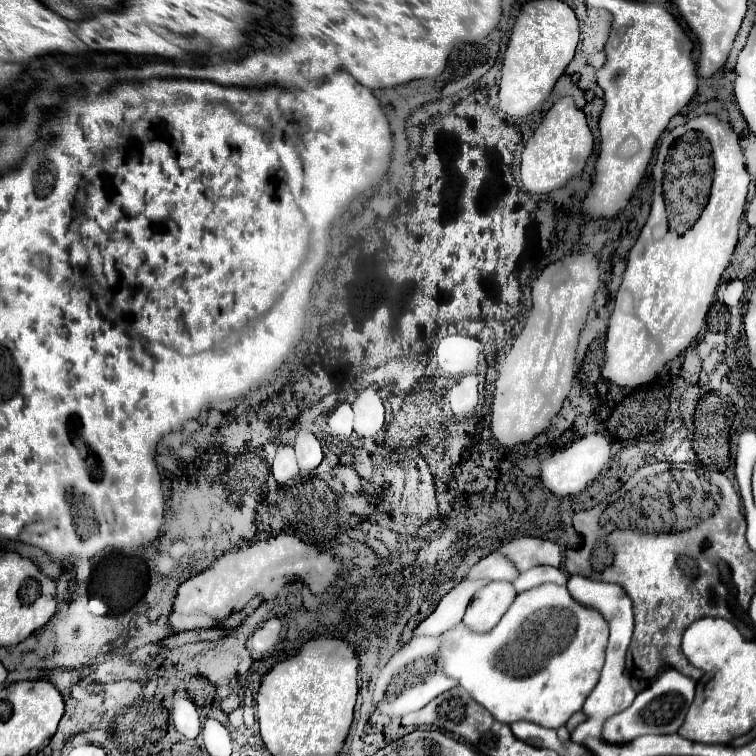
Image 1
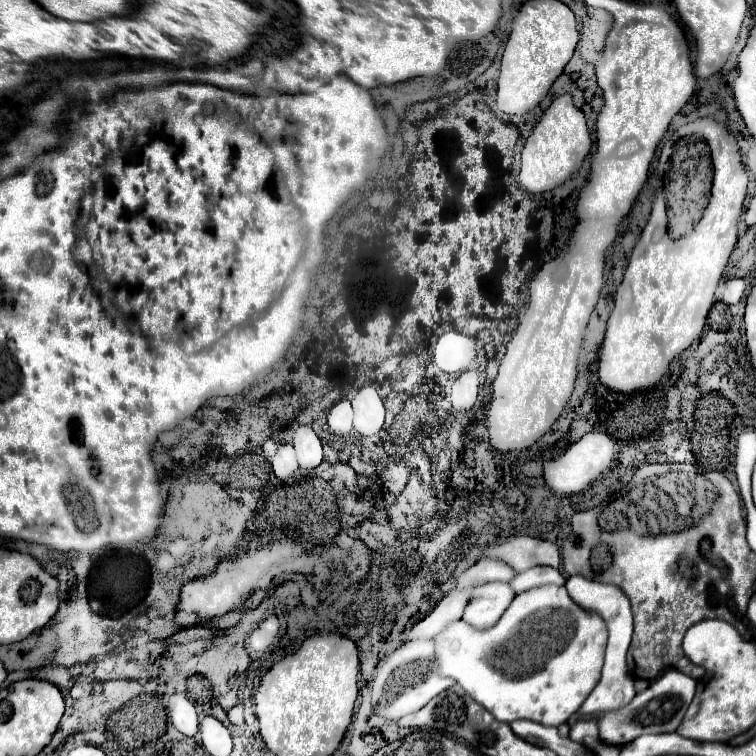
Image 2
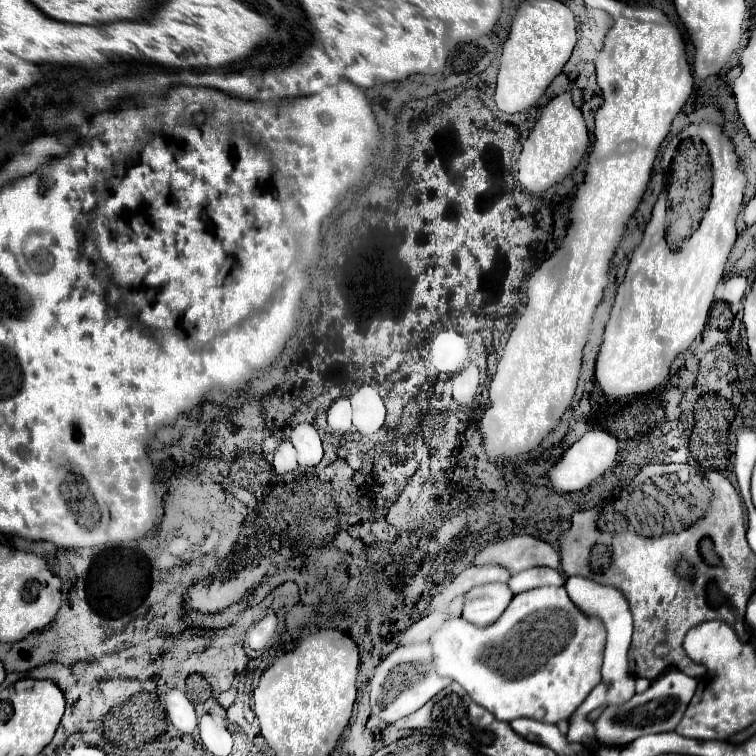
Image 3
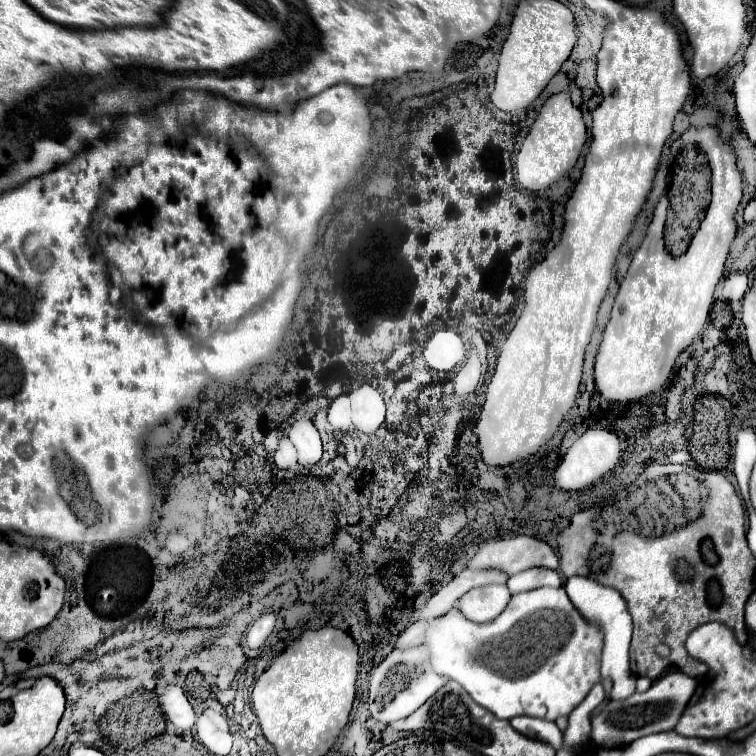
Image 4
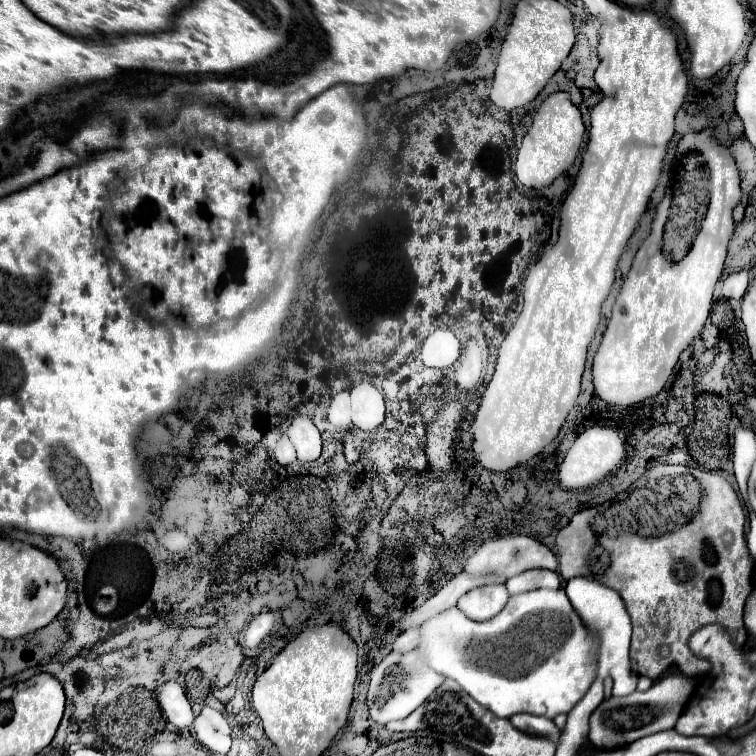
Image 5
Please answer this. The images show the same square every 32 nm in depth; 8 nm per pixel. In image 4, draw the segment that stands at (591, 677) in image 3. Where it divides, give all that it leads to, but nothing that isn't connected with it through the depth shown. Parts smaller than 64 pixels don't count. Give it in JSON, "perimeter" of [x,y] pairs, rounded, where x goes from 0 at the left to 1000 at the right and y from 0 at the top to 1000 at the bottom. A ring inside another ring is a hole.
{"perimeter":[[[709,778],[709,780],[701,780],[701,783],[690,783],[690,786],[683,786],[675,791],[672,802],[667,804],[667,810],[651,820],[651,823],[643,823],[643,825],[627,825],[622,820],[614,817],[611,810],[593,810],[587,812],[585,817],[579,817],[563,836],[561,841],[561,854],[566,857],[566,873],[571,878],[571,884],[582,892],[582,894],[590,894],[590,897],[598,897],[603,899],[635,934],[640,934],[643,939],[648,939],[653,947],[664,950],[664,952],[675,952],[680,947],[690,947],[690,944],[698,944],[698,947],[709,947],[709,950],[725,950],[725,952],[735,952],[738,947],[751,947],[772,923],[775,918],[780,915],[780,910],[794,899],[794,860],[796,860],[796,836],[786,828],[786,825],[778,825],[767,812],[765,807],[757,802],[757,796],[751,794],[749,788],[749,780],[746,778]]]}

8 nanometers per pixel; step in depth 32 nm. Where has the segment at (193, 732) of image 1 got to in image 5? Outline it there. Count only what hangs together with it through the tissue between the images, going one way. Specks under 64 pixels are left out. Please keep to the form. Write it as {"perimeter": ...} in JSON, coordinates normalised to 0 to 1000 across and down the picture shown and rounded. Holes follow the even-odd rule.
{"perimeter":[[[220,902],[209,913],[209,931],[217,942],[217,950],[228,955],[233,963],[251,963],[257,955],[257,944],[251,929],[243,918],[243,910],[235,902]]]}

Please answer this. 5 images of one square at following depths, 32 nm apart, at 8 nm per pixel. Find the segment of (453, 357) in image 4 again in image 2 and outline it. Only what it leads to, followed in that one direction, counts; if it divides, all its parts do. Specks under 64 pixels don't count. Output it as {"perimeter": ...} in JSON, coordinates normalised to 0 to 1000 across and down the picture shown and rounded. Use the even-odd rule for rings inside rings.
{"perimeter":[[[583,443],[561,462],[566,464],[566,478],[571,474],[591,495],[610,495],[628,484],[630,452],[620,444]]]}

